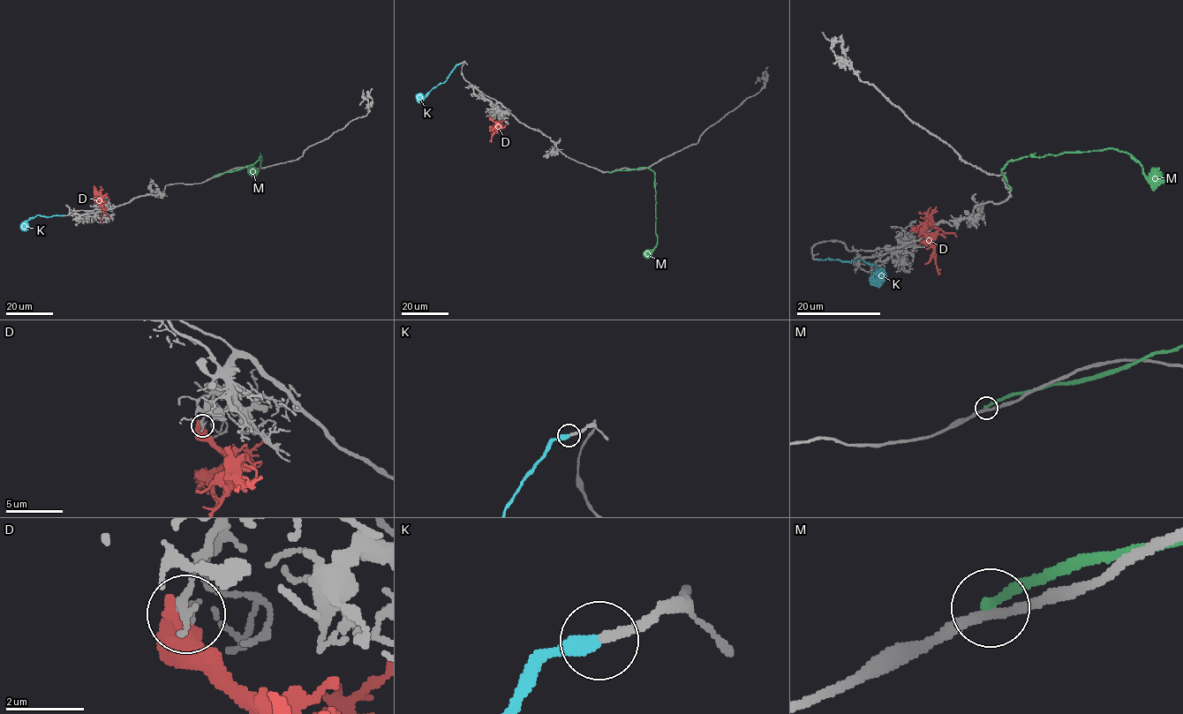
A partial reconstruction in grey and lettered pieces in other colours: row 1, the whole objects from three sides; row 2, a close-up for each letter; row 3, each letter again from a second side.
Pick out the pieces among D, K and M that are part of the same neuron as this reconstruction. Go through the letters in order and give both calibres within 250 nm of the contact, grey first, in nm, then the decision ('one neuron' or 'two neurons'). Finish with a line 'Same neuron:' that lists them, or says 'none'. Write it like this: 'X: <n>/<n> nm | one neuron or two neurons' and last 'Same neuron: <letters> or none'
D: 120/800 nm | two neurons
K: 190/340 nm | one neuron
M: 220/300 nm | two neurons
Same neuron: K

